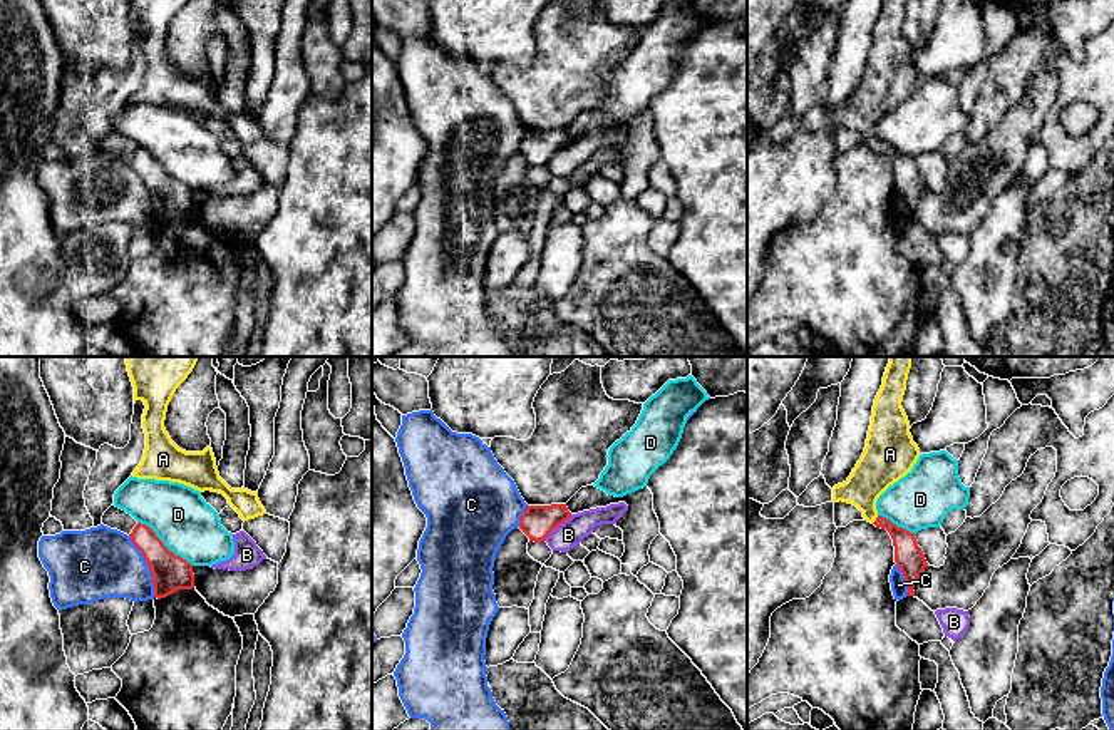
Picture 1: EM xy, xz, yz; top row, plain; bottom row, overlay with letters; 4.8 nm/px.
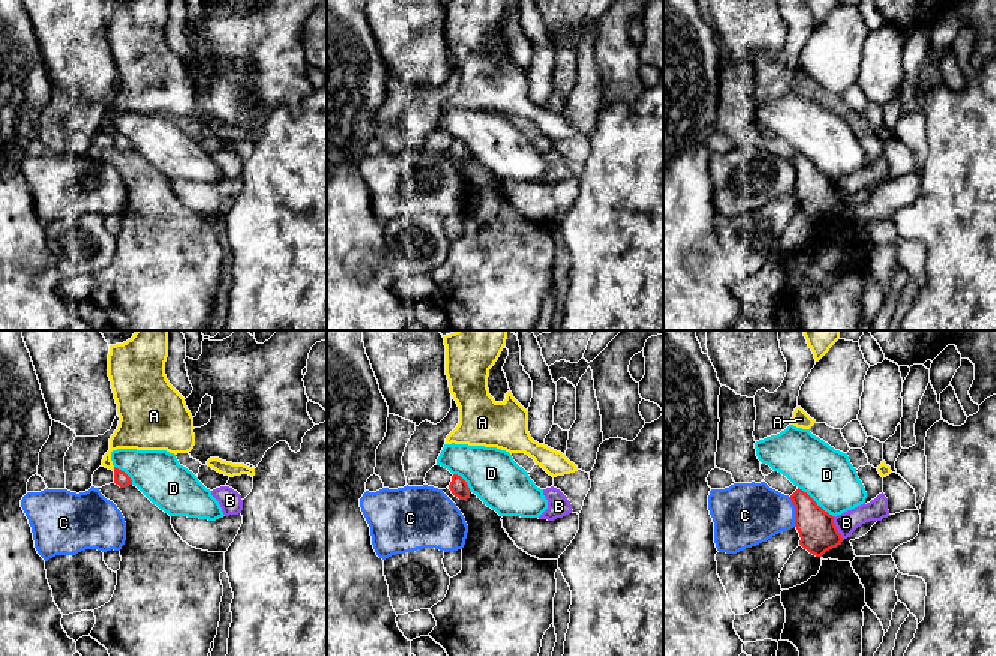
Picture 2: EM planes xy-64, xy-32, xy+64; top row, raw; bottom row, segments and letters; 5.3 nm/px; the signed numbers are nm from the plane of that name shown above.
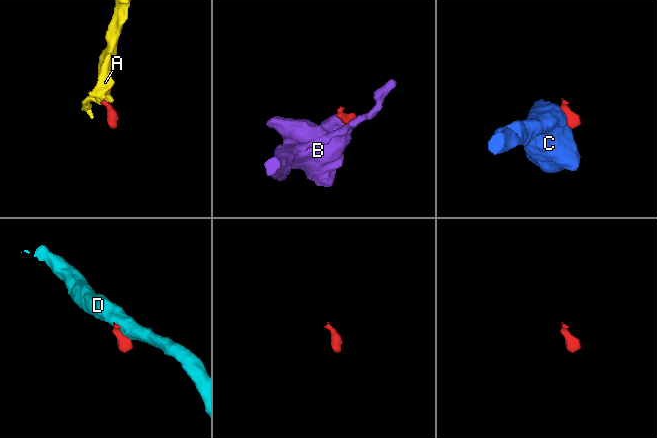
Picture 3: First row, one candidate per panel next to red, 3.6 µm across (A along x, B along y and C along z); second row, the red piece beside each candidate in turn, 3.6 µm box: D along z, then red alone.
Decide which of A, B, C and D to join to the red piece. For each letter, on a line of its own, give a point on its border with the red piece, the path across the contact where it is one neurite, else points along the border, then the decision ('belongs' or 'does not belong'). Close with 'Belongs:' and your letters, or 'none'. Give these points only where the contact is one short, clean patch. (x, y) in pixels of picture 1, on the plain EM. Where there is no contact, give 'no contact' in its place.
A: meets red in yz at (876, 144); runs through yz (908, 181), (905, 168), (876, 144), (870, 102), (878, 92); belongs
B: meets red in xz at (556, 151); border along xz (572, 139), (545, 164); does not belong
C: meets red in xy at (148, 190); border along xy (128, 161), (148, 191), (154, 221); does not belong
D: meets red in xy at (163, 169); border along xy (138, 146), (144, 148), (170, 174), (193, 190); does not belong
Belongs: A

